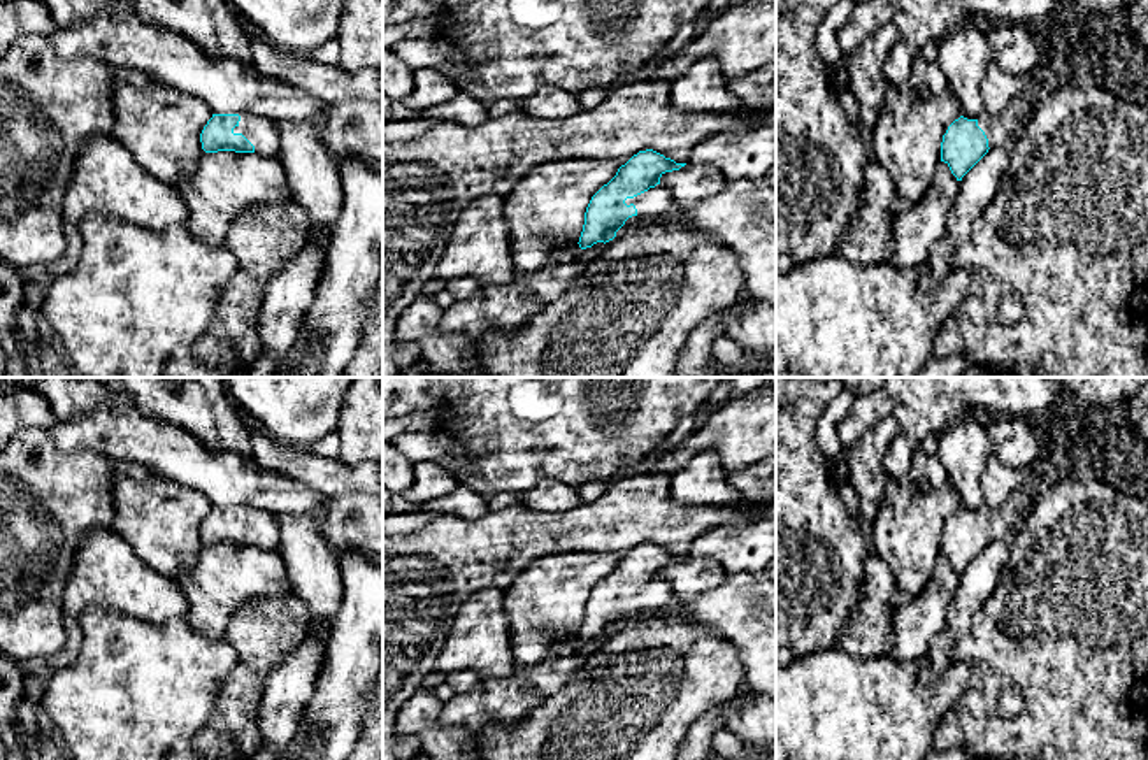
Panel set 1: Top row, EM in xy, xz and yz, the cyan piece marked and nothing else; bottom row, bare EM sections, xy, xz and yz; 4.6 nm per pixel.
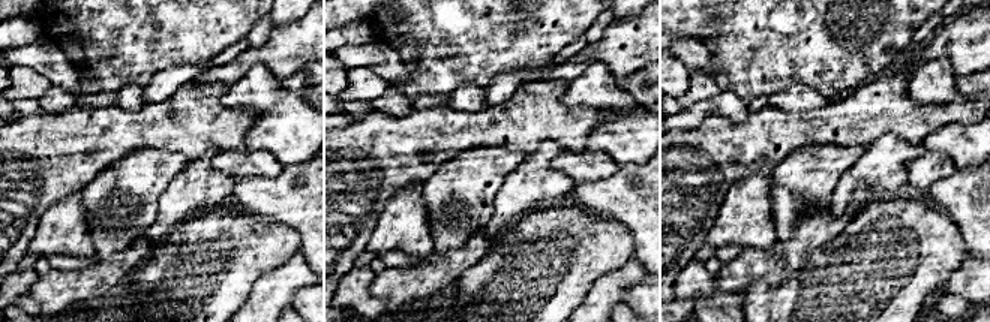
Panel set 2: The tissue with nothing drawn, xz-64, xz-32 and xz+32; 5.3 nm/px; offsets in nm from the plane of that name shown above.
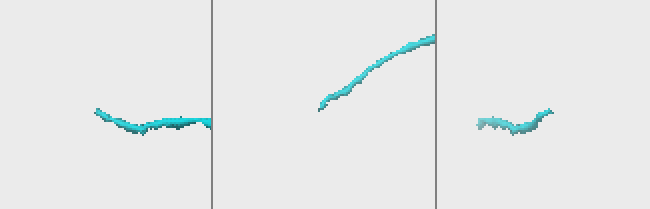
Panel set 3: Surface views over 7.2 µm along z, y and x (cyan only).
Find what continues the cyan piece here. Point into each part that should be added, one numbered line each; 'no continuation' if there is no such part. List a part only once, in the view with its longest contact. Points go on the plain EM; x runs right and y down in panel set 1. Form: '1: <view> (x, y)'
1: xz (652, 597)

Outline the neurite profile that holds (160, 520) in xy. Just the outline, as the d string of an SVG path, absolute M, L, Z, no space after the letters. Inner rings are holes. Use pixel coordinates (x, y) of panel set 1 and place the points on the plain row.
M109 462L114 532L158 574L177 577L191 570L205 548L200 527L214 507L209 498L140 463Z

